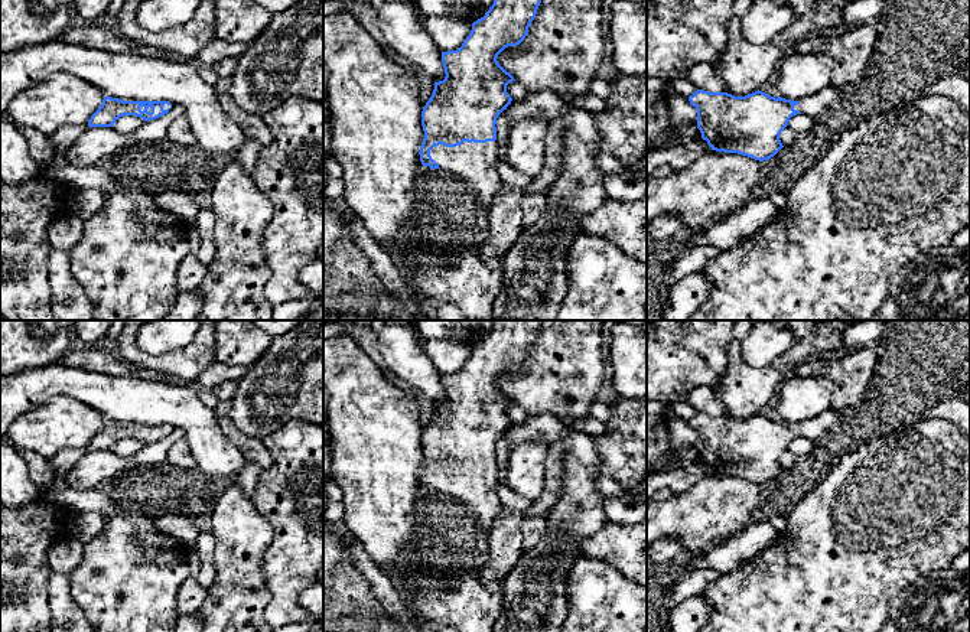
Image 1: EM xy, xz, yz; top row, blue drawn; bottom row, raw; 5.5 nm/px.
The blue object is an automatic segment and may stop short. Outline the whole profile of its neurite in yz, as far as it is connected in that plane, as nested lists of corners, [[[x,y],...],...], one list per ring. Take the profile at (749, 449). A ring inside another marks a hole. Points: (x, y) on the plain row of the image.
[[[829,408],[800,424],[775,421],[759,413],[745,420],[697,413],[689,424],[697,433],[702,462],[712,473],[764,485],[784,470],[779,457],[792,439],[803,436],[818,443],[842,421],[843,413]]]

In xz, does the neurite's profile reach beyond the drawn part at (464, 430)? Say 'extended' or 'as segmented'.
extended

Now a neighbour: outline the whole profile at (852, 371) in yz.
[[[863,348],[839,355],[804,359],[791,374],[827,377],[834,384],[833,408],[843,413],[860,403],[872,382],[876,364],[875,349]]]

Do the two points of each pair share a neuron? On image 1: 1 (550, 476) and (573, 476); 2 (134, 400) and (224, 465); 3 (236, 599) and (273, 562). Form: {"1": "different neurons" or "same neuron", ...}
{"1": "different neurons", "2": "same neuron", "3": "different neurons"}

